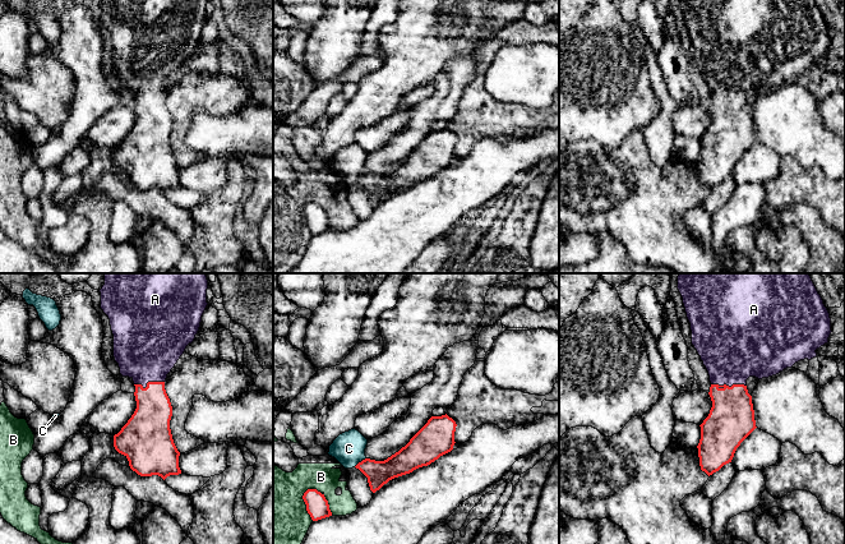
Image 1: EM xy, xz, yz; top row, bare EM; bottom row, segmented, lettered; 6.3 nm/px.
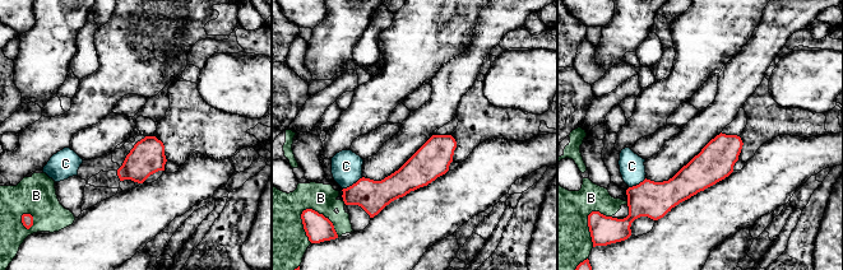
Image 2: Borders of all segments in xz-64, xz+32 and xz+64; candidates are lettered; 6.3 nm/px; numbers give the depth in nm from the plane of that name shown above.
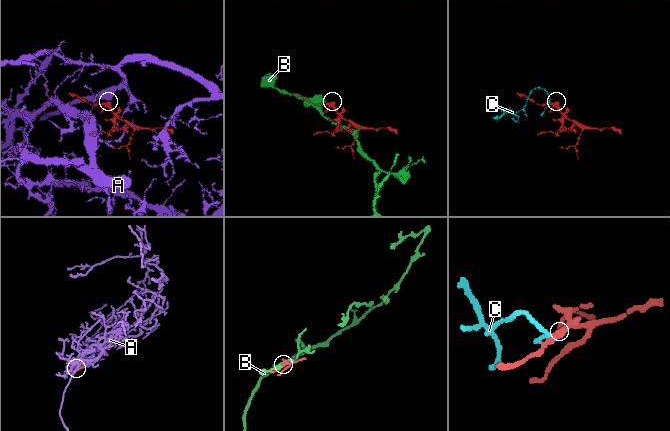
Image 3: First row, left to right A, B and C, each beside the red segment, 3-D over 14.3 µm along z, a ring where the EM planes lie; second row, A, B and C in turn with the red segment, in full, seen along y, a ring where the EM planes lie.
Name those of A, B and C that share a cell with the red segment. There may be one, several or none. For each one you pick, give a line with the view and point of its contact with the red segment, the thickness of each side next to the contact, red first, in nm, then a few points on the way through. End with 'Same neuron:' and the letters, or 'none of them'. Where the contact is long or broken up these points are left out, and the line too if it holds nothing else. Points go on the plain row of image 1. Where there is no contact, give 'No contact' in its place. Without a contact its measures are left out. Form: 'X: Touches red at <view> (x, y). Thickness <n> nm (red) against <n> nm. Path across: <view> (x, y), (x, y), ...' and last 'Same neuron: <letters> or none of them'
A: Touches red at yz (728, 100). Thickness 280 nm (red) against 420 nm. Path across: yz (730, 134), (728, 100), (733, 61)
Same neuron: A

